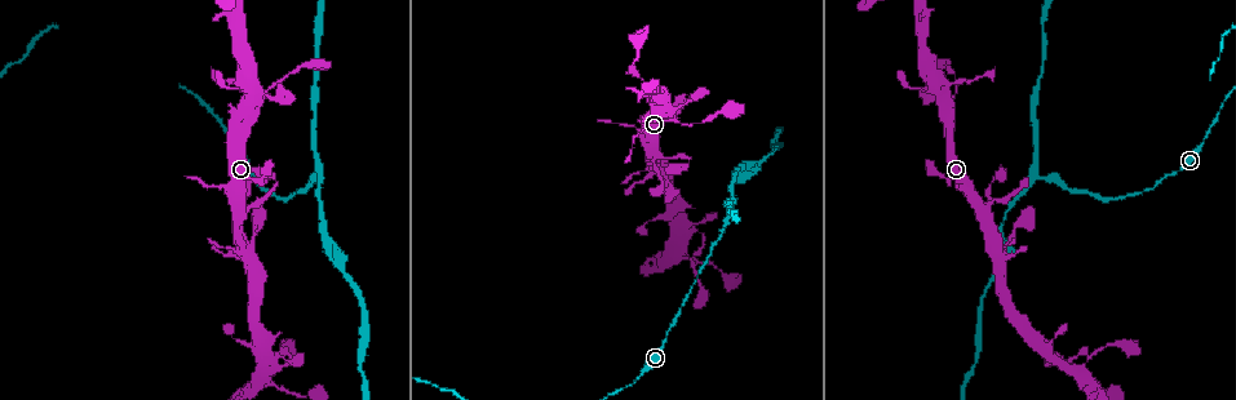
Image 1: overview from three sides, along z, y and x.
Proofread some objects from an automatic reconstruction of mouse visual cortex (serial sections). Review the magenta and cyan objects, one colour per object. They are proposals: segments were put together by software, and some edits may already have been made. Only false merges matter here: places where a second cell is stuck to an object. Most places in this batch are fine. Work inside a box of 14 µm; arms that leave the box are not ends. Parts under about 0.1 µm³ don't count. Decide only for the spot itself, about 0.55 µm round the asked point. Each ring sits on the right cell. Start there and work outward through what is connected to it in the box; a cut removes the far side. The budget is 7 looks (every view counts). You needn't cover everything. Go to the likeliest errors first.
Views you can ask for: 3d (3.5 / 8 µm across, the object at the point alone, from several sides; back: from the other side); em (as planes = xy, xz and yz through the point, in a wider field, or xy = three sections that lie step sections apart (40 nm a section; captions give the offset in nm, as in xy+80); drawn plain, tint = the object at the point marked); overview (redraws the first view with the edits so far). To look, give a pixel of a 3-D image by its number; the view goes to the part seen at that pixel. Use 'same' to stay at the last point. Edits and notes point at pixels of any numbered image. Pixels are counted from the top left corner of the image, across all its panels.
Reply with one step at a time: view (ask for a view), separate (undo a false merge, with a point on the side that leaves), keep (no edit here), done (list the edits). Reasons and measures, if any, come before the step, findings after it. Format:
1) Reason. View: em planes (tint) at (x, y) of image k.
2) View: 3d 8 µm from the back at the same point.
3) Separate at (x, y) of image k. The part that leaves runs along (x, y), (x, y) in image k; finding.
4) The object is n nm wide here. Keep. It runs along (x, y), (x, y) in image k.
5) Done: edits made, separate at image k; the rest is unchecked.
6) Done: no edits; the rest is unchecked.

View: 3d 8 µm at (321, 174) of image 1.

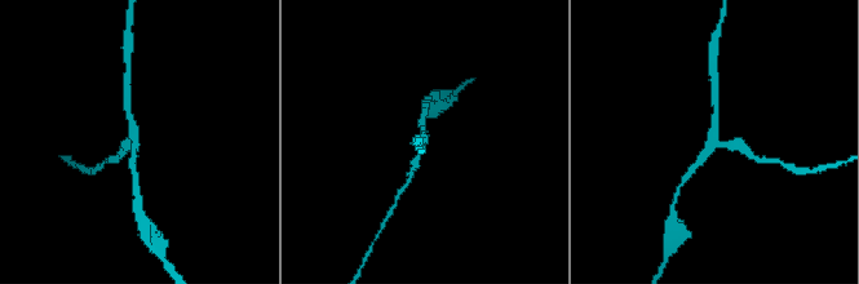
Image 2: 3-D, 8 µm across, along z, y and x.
3 arms meet here; the arms are 200, 200, 250 nm wide; now the EM. View: em xy step 3 (tint) at (135, 145) of image 2.

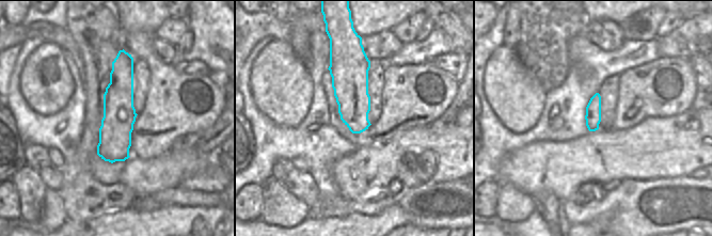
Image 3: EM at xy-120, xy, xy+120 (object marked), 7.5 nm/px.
Keep. It runs along (745, 150), (713, 143), (689, 172) in image 2; all the same cell.

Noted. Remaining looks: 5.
Calibre changes. View: 3d 8 µm at (222, 130) of image 1.

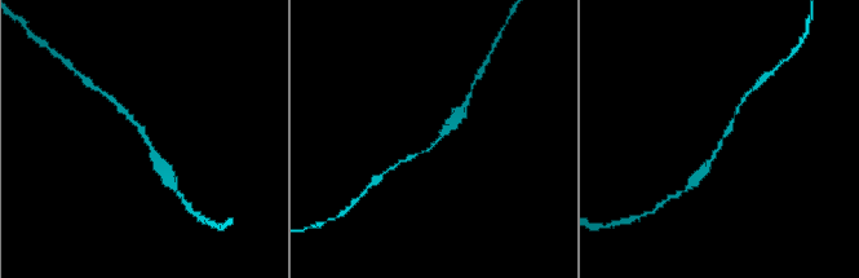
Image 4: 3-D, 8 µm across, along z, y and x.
The arms are 100, 300 nm wide; now the EM. View: em xy step 2 (tint) at (719, 144) of image 4.

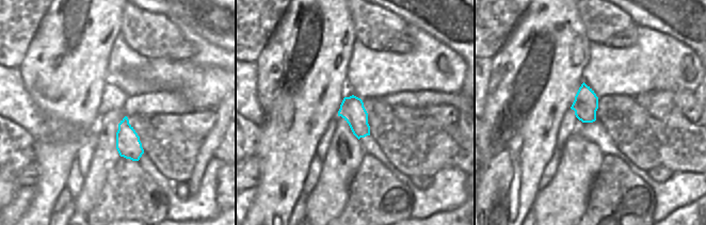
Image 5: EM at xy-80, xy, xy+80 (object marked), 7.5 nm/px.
Keep. It runs along (168, 177), (131, 118) in image 4; all the same cell.

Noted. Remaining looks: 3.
Thin arm on a thick one. View: 3d 3.5 µm at (243, 208) of image 1.

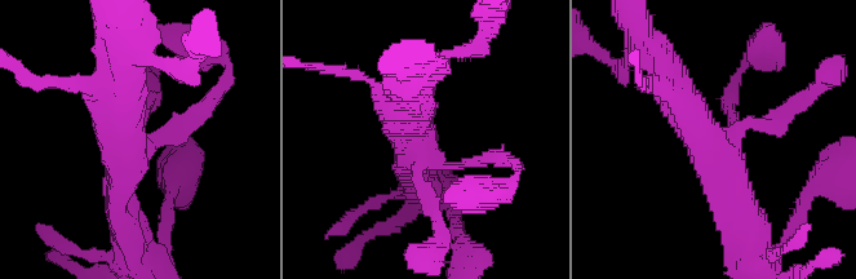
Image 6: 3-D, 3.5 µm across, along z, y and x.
View: em planes (tint) at (726, 145) of image 6.

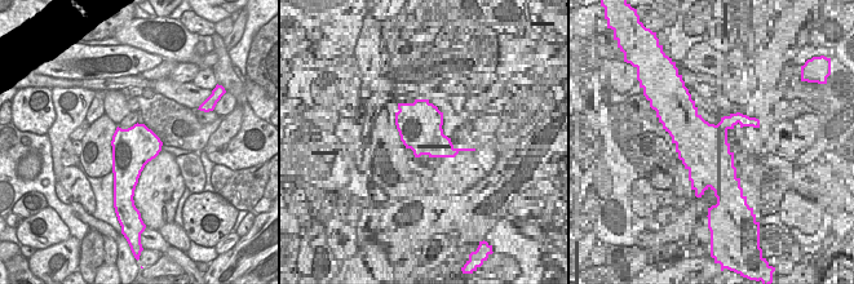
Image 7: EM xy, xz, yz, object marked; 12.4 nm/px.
Keep. It runs along (668, 83), (737, 186), (750, 234) in image 6; one cell here.

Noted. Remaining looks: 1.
Done: no edits; the rest is unchecked.

